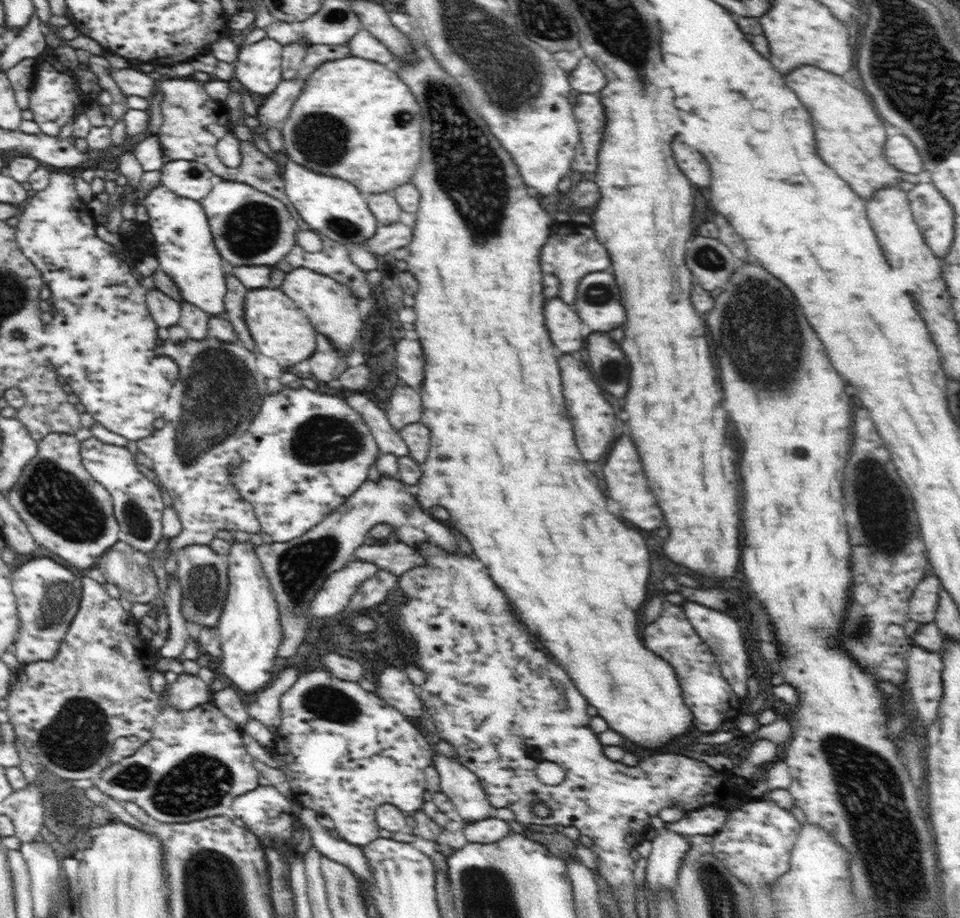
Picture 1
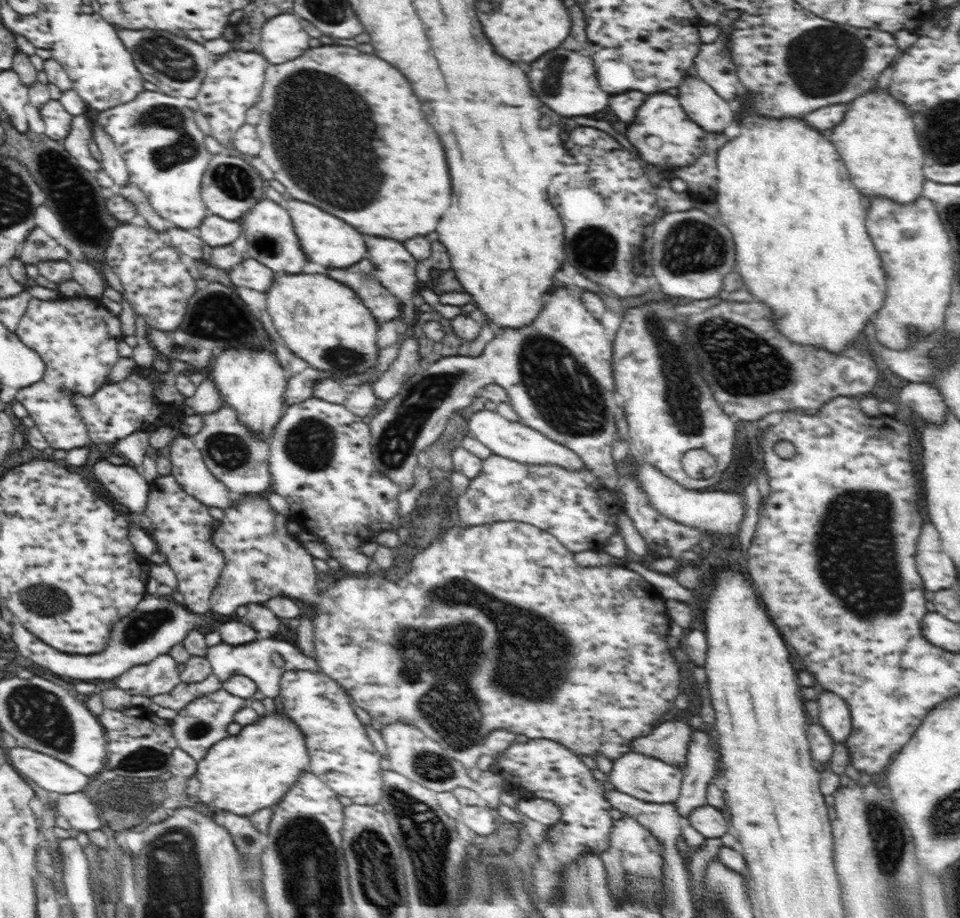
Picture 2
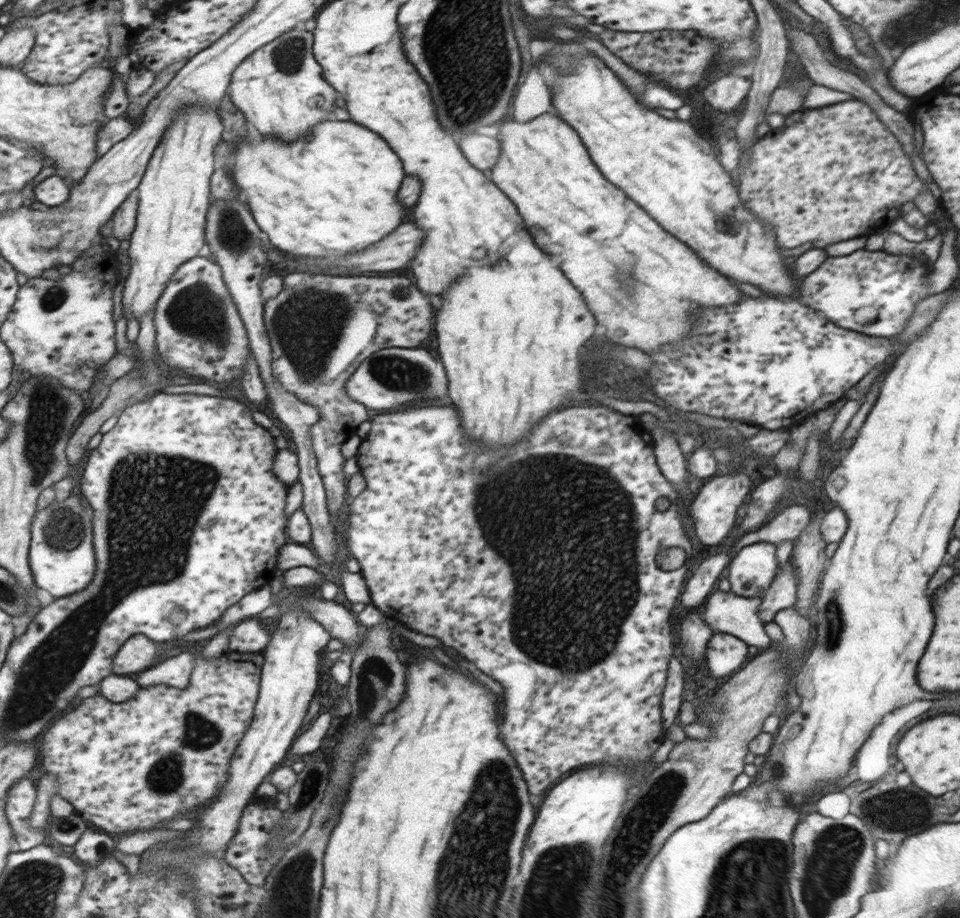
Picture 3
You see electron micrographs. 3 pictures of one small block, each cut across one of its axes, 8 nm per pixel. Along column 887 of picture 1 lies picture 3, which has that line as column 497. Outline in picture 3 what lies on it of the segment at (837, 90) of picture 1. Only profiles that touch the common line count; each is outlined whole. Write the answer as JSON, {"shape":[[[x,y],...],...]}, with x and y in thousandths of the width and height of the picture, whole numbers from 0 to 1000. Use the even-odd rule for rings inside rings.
{"shape":[[[578,122],[567,123],[550,133],[535,133],[529,131],[523,137],[520,137],[521,145],[518,150],[521,153],[521,173],[515,178],[515,182],[508,185],[508,194],[538,223],[542,235],[546,240],[548,251],[552,253],[556,259],[560,270],[571,273],[571,276],[579,276],[583,278],[583,293],[594,304],[594,307],[606,319],[611,334],[617,339],[622,352],[631,356],[630,368],[638,371],[642,376],[650,376],[652,379],[665,379],[674,387],[679,383],[685,383],[694,379],[697,380],[698,373],[706,373],[708,368],[713,368],[719,359],[719,349],[721,339],[727,333],[758,333],[765,331],[767,327],[771,327],[773,317],[766,310],[761,309],[760,303],[756,302],[746,292],[742,292],[738,285],[734,285],[713,264],[701,259],[700,254],[696,254],[690,246],[685,244],[665,221],[660,220],[646,204],[636,199],[623,185],[616,170],[608,161],[608,156],[598,139],[590,134]]]}

